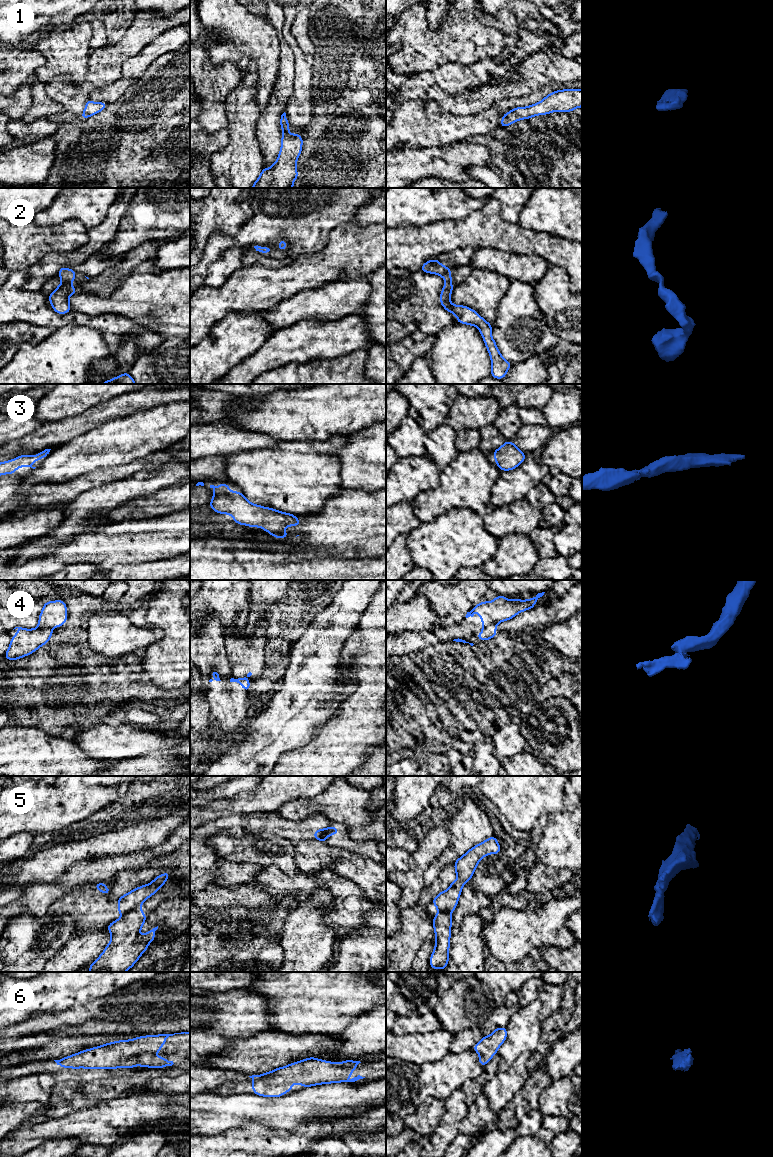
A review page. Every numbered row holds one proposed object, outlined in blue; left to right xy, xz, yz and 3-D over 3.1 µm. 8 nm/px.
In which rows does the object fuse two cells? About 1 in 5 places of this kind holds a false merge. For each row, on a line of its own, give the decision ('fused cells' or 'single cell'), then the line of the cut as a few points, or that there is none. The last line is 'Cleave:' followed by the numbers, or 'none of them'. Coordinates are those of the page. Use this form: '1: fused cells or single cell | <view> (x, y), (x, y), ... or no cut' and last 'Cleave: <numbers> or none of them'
1: single cell | no cut
2: single cell | no cut
3: single cell | no cut
4: fused cells | yz (497, 622), (491, 622), (483, 629)
5: fused cells | xy (139, 909), (131, 909), (123, 915)
6: single cell | no cut
Cleave: 4, 5

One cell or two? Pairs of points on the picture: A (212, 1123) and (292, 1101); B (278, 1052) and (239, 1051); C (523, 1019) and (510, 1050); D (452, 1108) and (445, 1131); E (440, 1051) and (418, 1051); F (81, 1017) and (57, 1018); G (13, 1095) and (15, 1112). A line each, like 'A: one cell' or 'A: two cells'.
A: one cell
B: one cell
C: one cell
D: one cell
E: one cell
F: one cell
G: two cells

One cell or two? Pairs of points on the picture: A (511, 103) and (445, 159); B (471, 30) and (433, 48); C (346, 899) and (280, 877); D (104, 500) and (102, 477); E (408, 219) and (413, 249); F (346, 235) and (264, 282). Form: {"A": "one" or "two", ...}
{"A": "two", "B": "one", "C": "one", "D": "two", "E": "two", "F": "one"}

